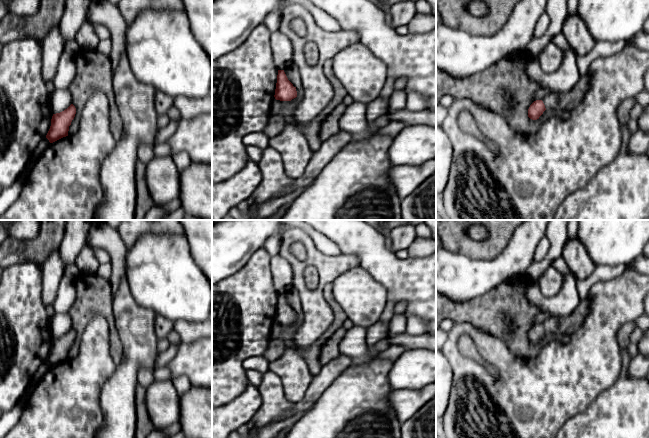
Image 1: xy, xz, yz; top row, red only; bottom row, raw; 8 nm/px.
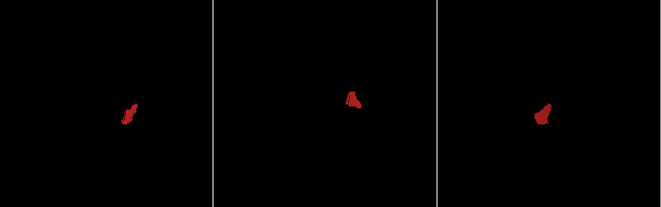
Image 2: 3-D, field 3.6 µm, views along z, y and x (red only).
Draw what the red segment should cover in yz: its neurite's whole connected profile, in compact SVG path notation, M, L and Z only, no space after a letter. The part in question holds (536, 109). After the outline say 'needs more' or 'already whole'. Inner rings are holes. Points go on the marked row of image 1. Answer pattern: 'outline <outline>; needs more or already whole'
outline M581 76L578 83L568 92L549 92L541 100L534 101L528 109L528 117L537 120L548 109L557 114L562 111L571 112L583 100L587 93L589 76Z; needs more

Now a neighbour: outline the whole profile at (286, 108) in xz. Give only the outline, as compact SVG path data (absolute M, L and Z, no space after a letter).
M293 62L286 69L284 69L284 72L288 80L296 88L297 97L291 101L273 100L270 107L270 113L273 115L281 114L288 120L293 115L298 103L302 100L304 88L298 68Z

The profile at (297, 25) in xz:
M296 18L296 19L291 20L290 28L299 36L305 36L307 33L306 24L300 18Z

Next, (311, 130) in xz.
M329 59L323 66L323 71L334 89L334 96L331 102L316 116L309 124L303 126L303 132L308 140L308 144L313 152L319 150L322 141L319 137L322 122L326 116L331 113L334 108L342 103L344 97L347 95L341 82L337 79L333 72L333 60Z

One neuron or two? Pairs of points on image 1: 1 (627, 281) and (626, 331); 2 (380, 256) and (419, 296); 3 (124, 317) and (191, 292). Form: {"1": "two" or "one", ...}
{"1": "two", "2": "one", "3": "two"}

